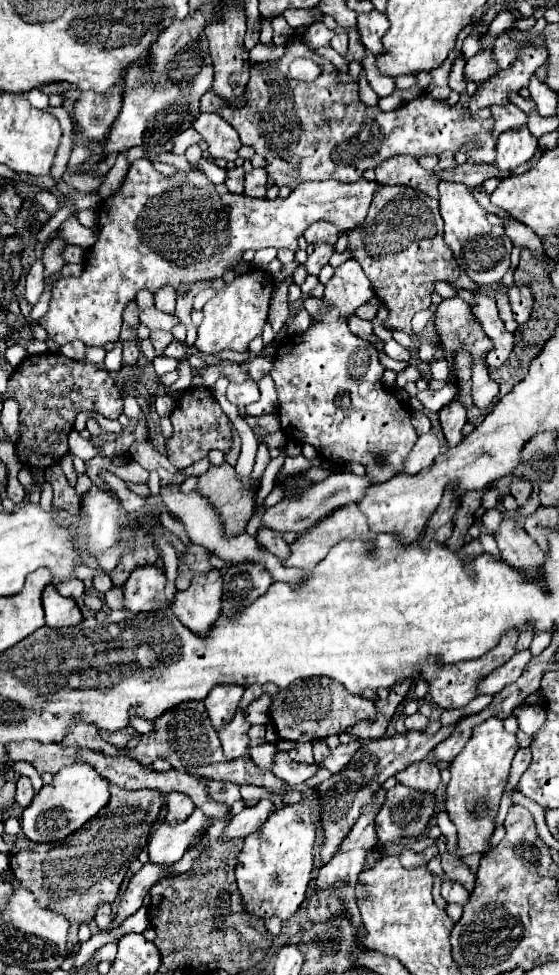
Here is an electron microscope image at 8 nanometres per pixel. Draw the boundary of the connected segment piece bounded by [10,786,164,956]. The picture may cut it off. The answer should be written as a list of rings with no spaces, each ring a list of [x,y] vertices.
[[[110,786],[110,802],[86,826],[82,826],[68,838],[38,844],[24,836],[18,836],[12,842],[10,870],[14,870],[16,880],[24,888],[30,888],[40,908],[48,908],[70,920],[68,956],[78,944],[78,926],[82,922],[94,920],[98,902],[116,900],[122,878],[128,872],[128,864],[130,860],[136,860],[142,848],[146,848],[146,840],[150,838],[148,834],[152,832],[162,806],[164,800],[158,792],[128,792],[124,788]]]

